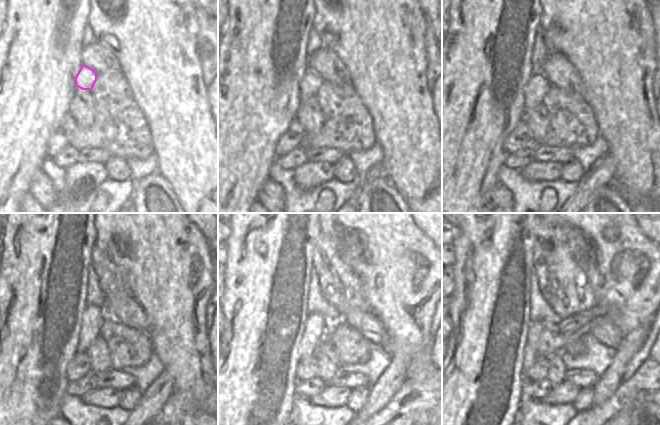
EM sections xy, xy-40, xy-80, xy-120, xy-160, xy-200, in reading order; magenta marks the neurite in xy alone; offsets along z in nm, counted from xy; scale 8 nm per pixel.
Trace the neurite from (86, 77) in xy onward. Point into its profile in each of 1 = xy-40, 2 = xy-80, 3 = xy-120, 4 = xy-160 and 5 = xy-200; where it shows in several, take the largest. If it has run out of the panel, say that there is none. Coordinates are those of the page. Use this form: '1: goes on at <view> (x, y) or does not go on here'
1: goes on at xy-40 (311, 82)
2: goes on at xy-80 (537, 87)
3: goes on at xy-120 (93, 316)
4: goes on at xy-160 (316, 325)
5: goes on at xy-200 (536, 329)

